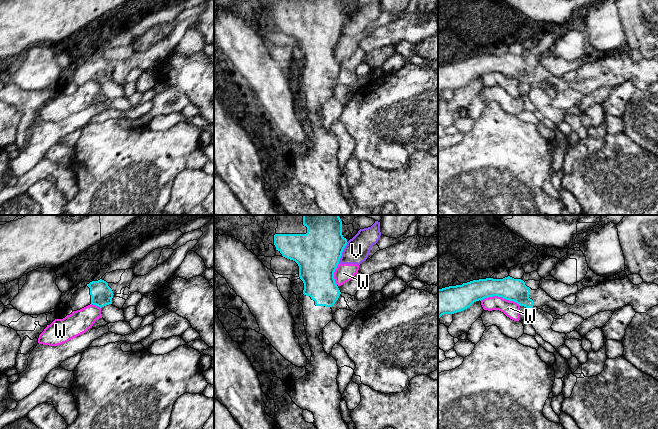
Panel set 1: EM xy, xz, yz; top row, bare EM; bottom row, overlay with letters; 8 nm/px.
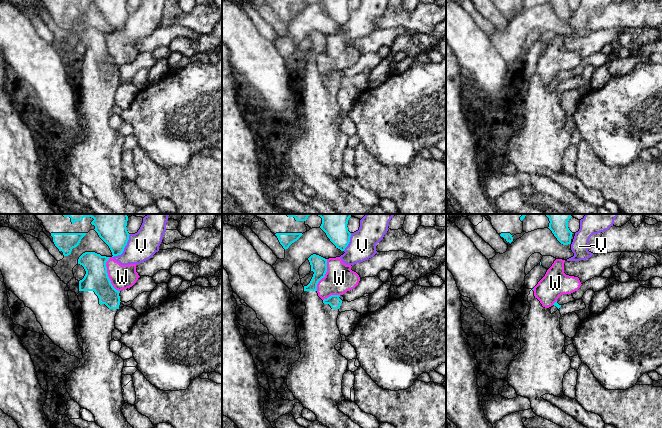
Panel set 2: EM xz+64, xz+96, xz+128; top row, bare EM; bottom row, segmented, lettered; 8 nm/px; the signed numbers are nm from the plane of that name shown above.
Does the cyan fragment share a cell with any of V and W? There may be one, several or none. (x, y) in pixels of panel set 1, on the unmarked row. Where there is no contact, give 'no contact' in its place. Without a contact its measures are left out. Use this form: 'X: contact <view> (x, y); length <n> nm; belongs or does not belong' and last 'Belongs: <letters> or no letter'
V: contact xz (341, 29); length 190 nm; does not belong
W: contact yz (500, 72); length 340 nm; does not belong
Belongs: no letter

